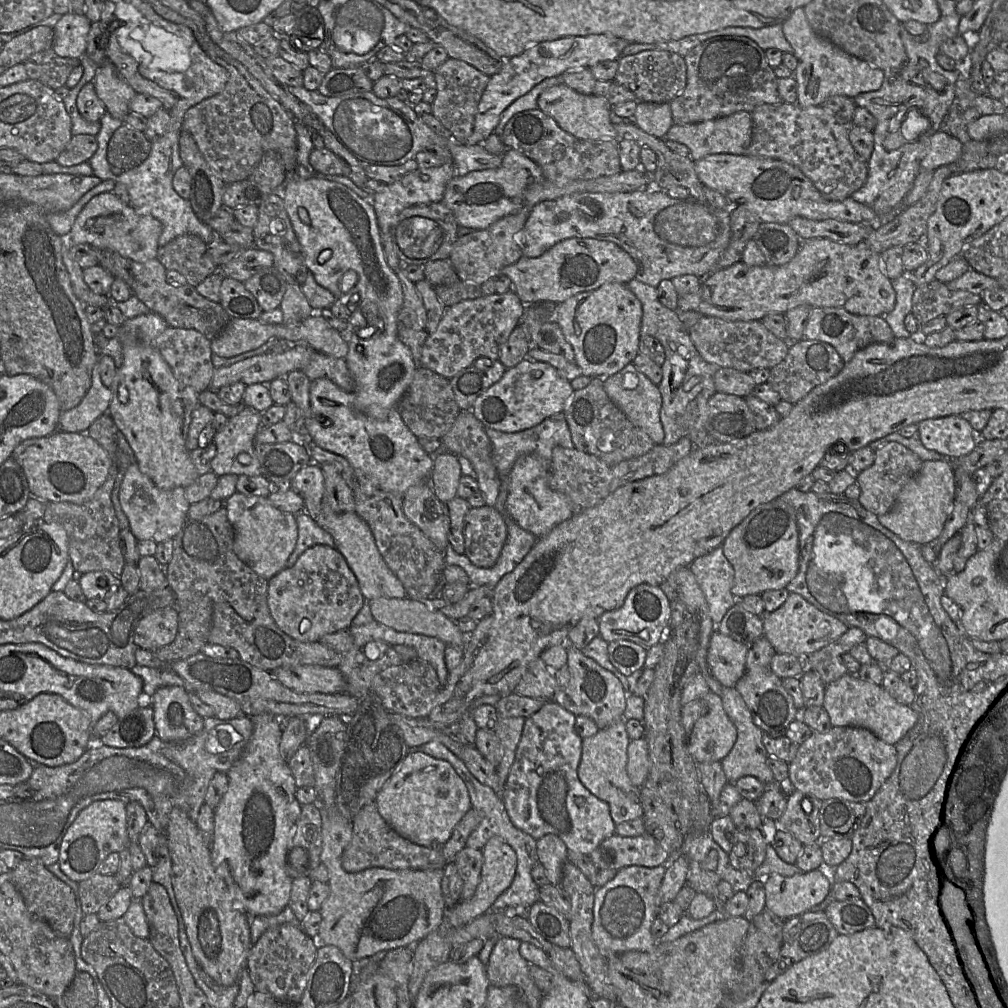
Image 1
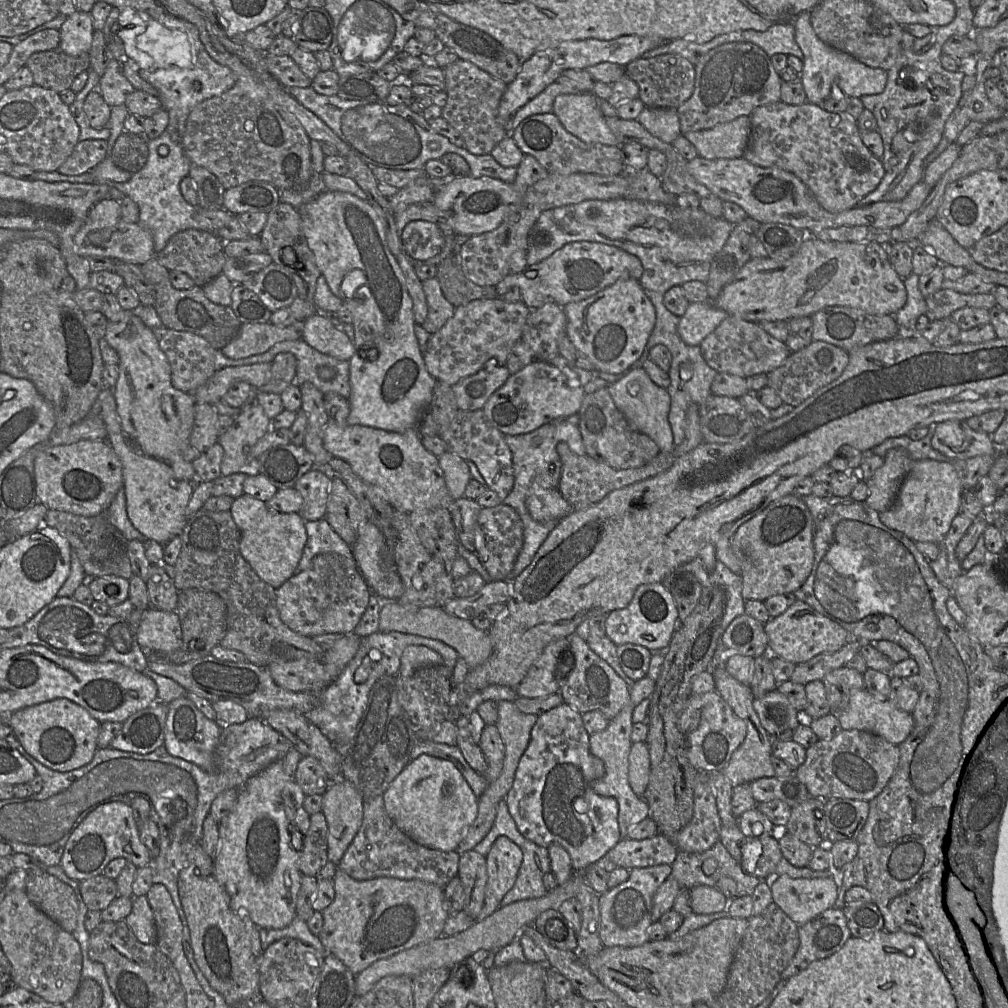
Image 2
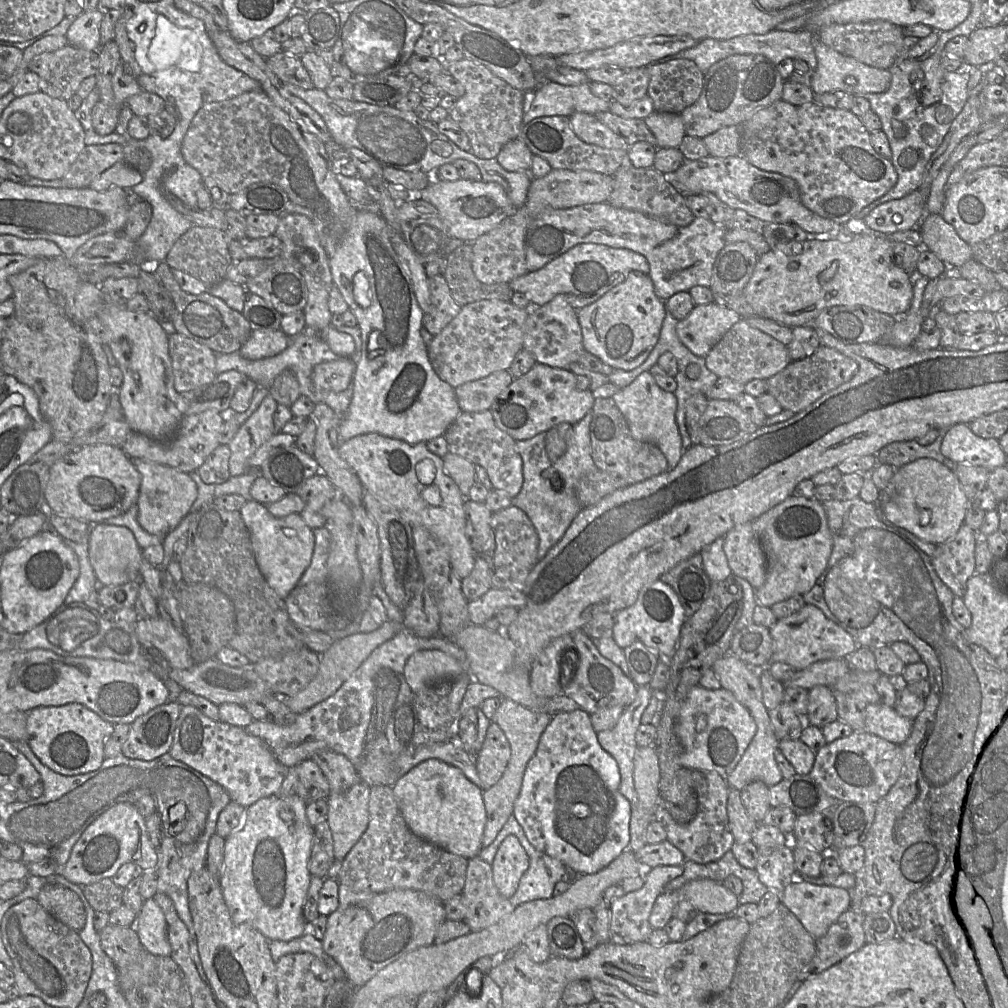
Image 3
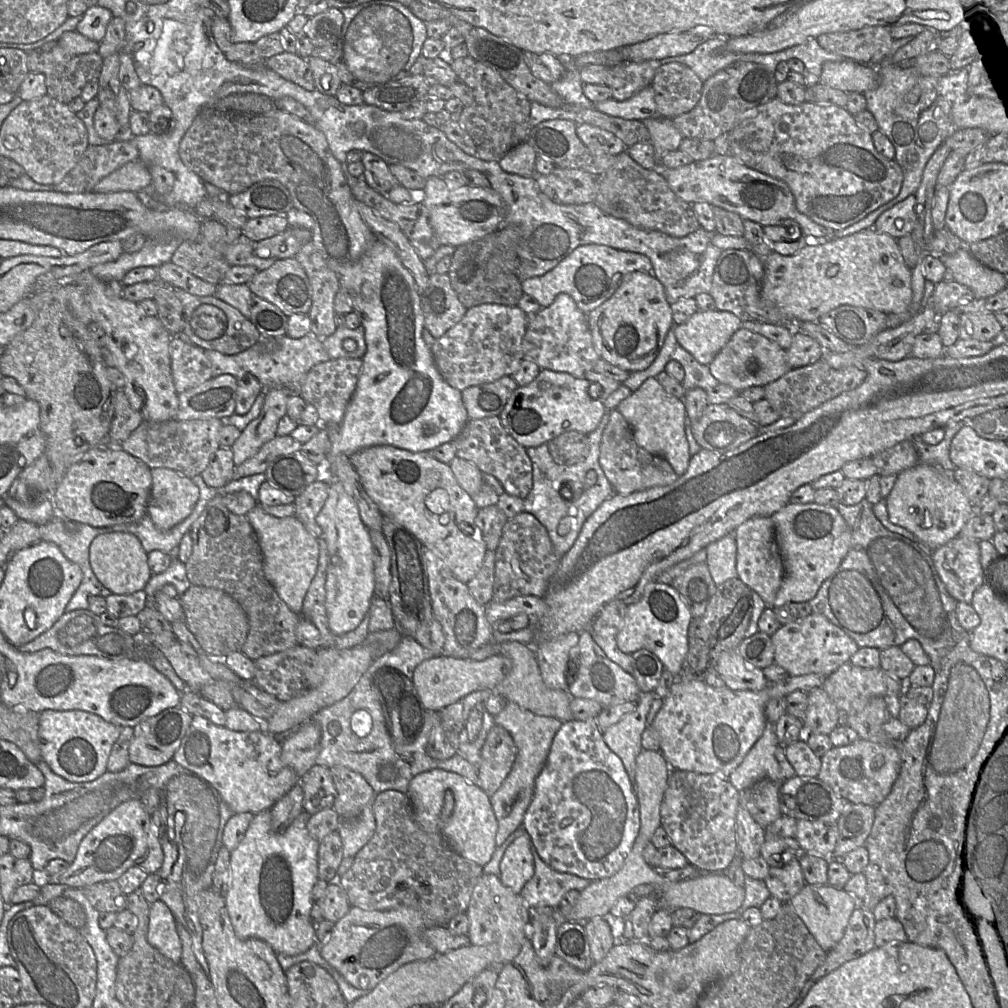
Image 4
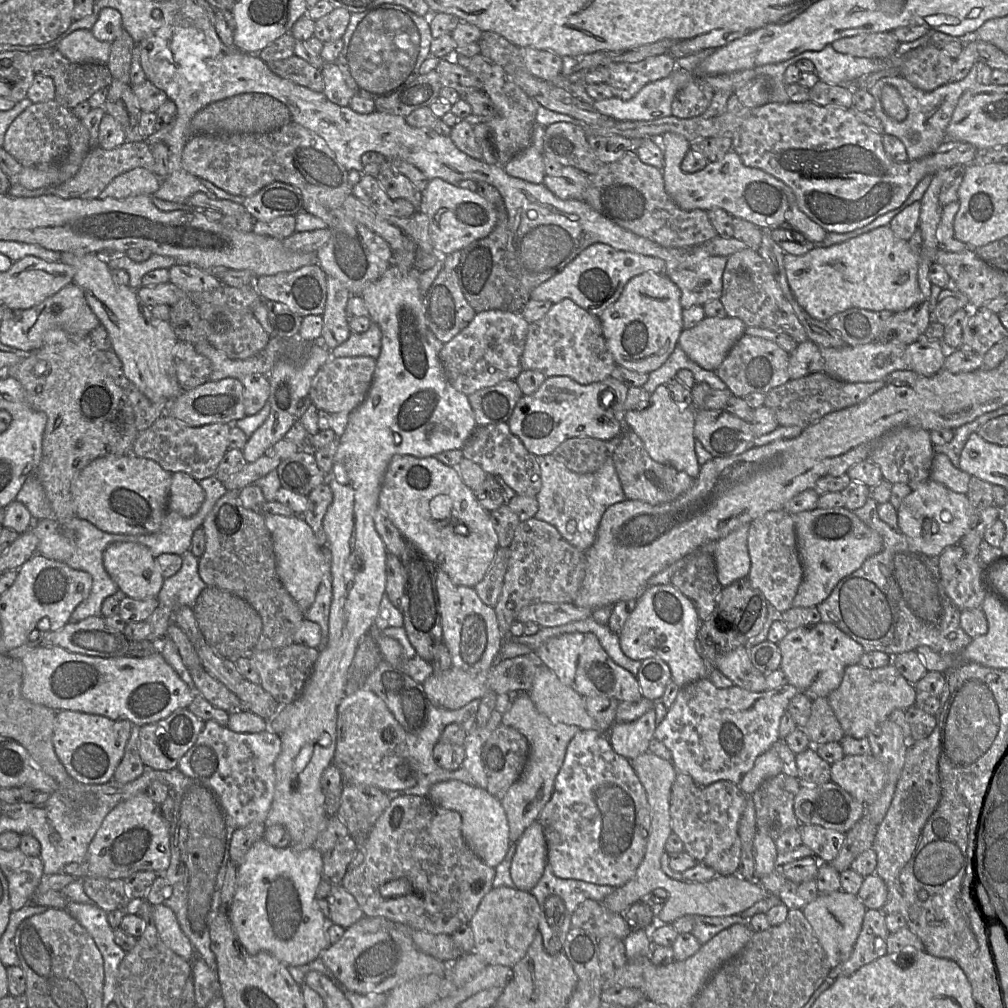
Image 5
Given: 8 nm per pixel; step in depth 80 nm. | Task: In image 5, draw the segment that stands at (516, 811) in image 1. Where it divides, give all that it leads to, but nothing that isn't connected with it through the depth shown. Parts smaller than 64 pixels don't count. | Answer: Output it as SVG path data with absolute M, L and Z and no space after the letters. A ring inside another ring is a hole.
M581 729L568 744L552 796L537 821L542 825L546 839L547 865L555 876L617 888L635 876L643 860L650 833L651 811L645 788L632 762L613 750L605 733Z

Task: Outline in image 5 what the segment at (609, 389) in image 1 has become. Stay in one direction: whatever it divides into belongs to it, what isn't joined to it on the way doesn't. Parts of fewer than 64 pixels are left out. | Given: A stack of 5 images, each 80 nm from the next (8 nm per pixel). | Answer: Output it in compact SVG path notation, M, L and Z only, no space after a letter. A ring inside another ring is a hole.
M659 385L652 393L649 405L642 410L628 410L623 417L625 428L631 429L644 443L649 455L656 461L684 471L692 478L700 472L695 452L694 424L696 411L676 402L666 385Z

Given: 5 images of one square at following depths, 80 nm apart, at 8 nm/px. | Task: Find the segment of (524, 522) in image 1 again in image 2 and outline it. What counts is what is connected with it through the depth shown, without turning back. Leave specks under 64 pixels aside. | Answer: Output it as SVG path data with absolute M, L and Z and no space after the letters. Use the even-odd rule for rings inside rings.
M538 485L530 487L525 504L531 517L538 522L561 520L573 511L558 490Z

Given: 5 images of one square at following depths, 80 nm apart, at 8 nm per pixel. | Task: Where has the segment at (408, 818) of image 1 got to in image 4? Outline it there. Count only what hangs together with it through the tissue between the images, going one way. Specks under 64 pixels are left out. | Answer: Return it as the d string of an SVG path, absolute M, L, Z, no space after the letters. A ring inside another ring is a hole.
M436 768L421 772L414 776L409 783L406 794L411 800L418 824L425 831L439 833L455 852L482 867L491 860L498 847L495 841L498 823L491 805L490 796L478 785L468 782L455 772ZM447 792L451 792L454 797L454 808L450 813L444 812L445 796Z

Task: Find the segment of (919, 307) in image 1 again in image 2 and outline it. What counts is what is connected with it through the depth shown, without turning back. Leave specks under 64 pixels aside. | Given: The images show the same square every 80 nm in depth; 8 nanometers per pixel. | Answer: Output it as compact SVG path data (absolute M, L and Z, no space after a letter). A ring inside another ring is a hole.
M941 288L925 298L927 311L925 316L930 321L946 320L961 308L984 308L990 310L997 306L993 292L986 294L963 294L951 289Z

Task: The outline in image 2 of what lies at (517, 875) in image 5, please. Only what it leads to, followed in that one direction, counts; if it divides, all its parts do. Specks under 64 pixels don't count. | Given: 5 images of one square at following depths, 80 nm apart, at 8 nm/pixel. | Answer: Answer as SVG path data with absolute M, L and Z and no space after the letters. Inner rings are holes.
M506 836L496 838L485 856L488 880L484 905L477 920L500 907L505 894L514 886L523 861L521 848Z

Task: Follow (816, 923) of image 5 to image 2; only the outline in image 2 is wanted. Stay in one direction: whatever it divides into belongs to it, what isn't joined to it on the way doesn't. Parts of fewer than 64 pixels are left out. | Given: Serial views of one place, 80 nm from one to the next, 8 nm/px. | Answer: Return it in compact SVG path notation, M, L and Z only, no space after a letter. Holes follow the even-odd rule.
M779 875L770 879L773 903L799 927L833 908L838 887L831 878L791 878Z

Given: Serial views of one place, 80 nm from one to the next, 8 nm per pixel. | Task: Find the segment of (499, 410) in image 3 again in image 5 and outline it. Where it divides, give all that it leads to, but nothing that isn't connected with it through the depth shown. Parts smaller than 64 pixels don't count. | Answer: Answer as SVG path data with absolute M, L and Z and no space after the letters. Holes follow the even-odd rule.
M568 376L546 377L534 394L523 395L519 399L507 424L510 431L522 441L526 449L536 456L552 455L552 452L569 438L588 436L604 441L611 440L623 434L625 423L621 424L614 418L612 411L603 406L601 397L604 391L608 391L608 387L602 381L580 384Z

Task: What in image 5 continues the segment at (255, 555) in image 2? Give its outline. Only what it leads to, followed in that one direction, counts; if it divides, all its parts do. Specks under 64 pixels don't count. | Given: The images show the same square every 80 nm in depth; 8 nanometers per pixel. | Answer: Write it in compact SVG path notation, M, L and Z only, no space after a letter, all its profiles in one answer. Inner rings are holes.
M264 514L264 523L271 534L277 575L301 610L307 611L315 600L321 580L321 547L317 544L312 529L301 516Z

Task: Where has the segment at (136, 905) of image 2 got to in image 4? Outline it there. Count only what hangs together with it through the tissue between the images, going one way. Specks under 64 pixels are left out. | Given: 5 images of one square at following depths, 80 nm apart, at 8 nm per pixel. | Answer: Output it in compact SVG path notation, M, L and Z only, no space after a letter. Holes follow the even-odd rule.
M161 900L150 904L147 932L149 944L174 963L180 964L182 944L176 923L171 910Z

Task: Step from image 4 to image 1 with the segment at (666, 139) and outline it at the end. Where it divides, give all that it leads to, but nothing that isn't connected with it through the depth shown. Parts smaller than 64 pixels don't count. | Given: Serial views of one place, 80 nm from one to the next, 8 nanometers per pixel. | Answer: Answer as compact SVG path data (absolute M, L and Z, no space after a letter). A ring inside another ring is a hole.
M638 102L633 122L644 132L664 139L674 124L669 103Z

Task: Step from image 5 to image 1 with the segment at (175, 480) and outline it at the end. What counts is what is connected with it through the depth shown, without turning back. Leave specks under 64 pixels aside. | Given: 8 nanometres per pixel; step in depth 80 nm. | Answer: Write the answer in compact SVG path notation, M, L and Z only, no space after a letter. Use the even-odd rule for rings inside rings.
M98 360L92 370L89 390L76 407L60 413L58 429L65 432L87 431L98 417L108 413L110 402L111 391L101 380ZM132 461L125 470L119 492L123 512L129 521L129 529L138 541L153 540L161 543L172 540L181 530L187 519L190 504L185 498L185 488L159 488L147 475L143 474L137 463Z

